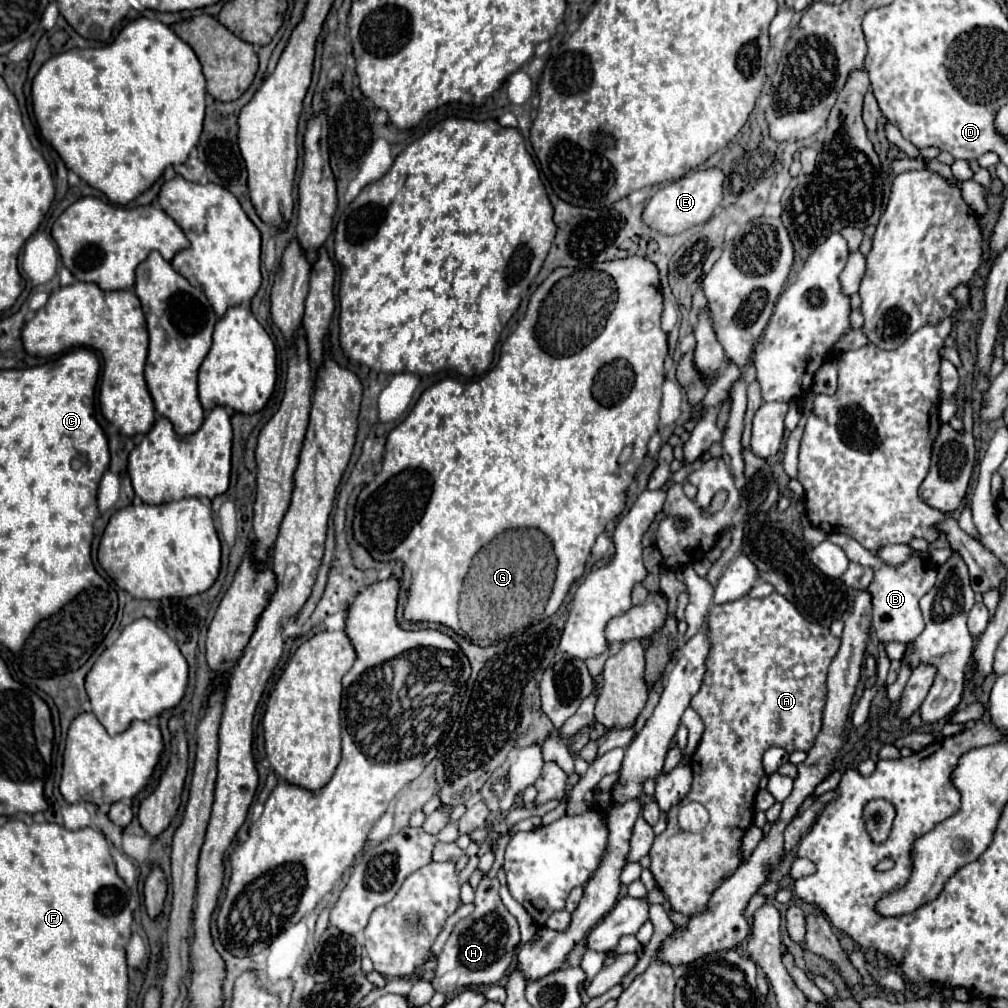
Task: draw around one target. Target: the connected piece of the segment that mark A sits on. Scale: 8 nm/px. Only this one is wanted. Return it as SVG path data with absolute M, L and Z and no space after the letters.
M771 593L769 597L763 597L763 599L753 599L749 595L741 597L739 601L731 601L731 603L723 603L723 605L713 605L711 611L709 611L709 639L711 639L711 657L707 659L707 673L705 673L705 681L703 681L703 687L701 691L691 699L691 709L695 709L695 713L703 719L703 725L705 725L705 731L703 731L703 737L701 737L701 743L697 747L697 751L693 753L693 761L691 761L691 769L693 769L693 785L691 785L691 791L687 793L685 801L697 801L697 803L703 803L709 811L709 823L707 827L697 833L697 835L689 835L685 833L683 829L679 829L677 825L677 817L673 817L673 809L669 811L669 825L667 829L655 837L655 843L649 851L651 855L651 873L655 875L655 881L659 885L659 889L665 893L665 897L671 901L671 905L675 907L675 911L681 911L689 917L693 915L699 915L707 909L707 903L713 895L713 891L727 879L731 877L731 873L741 865L743 861L743 855L741 855L741 845L743 845L743 835L745 831L751 827L753 823L753 815L755 815L755 793L759 789L759 781L763 777L763 753L769 749L769 747L783 747L787 753L793 753L795 749L803 749L807 751L811 745L813 745L813 739L815 739L815 733L819 733L819 725L821 725L821 713L823 713L823 701L825 701L825 677L827 677L827 667L831 663L831 657L835 657L837 649L839 649L839 639L831 635L829 629L821 627L821 625L815 625L815 623L809 623L781 593Z

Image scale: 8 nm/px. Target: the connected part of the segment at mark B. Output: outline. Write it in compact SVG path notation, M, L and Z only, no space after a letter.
M831 533L829 541L839 545L853 563L873 567L875 582L872 582L872 592L870 593L873 597L873 631L875 631L877 639L913 643L921 635L921 631L925 629L919 599L935 587L935 577L937 577L935 565L929 563L927 559L915 555L907 563L891 568L881 559L867 553L867 549L863 549L853 537L847 537L847 535L841 535L841 533Z

